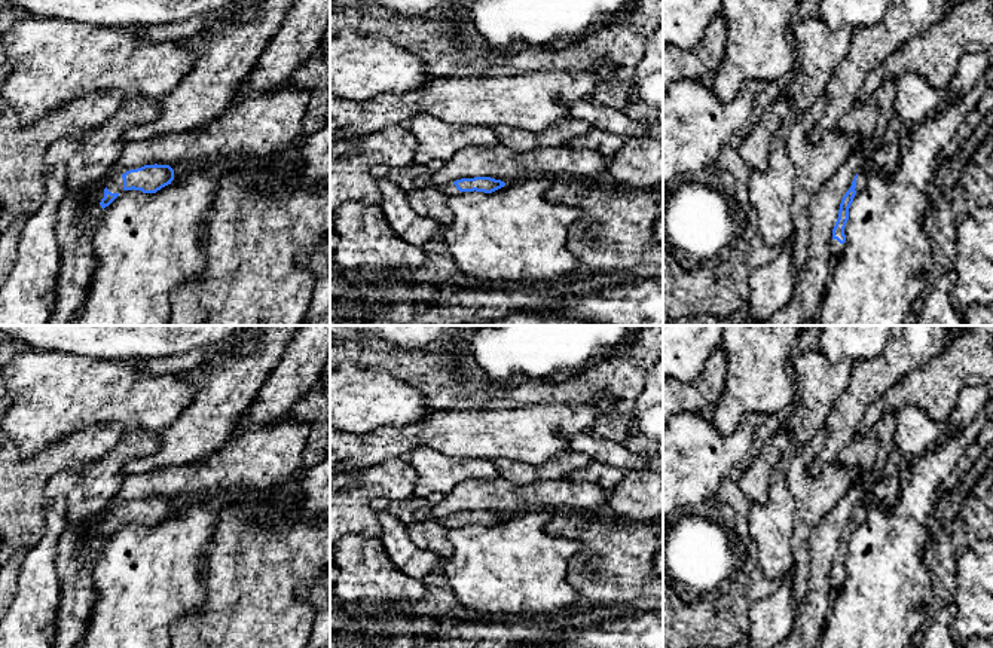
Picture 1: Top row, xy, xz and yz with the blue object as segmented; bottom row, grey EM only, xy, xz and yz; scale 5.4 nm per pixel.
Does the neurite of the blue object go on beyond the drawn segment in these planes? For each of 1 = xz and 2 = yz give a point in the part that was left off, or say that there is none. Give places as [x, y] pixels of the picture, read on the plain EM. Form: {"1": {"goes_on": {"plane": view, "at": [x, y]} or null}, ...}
{"1": {"goes_on": {"plane": "xz", "at": [431, 535]}}, "2": {"goes_on": {"plane": "yz", "at": [885, 492]}}}

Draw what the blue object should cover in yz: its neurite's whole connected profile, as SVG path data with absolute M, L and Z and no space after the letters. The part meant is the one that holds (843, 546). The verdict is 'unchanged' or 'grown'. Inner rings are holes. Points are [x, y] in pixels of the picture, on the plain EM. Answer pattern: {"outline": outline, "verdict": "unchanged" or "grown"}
{"outline": "M890 452L886 467L876 482L874 487L865 493L861 504L855 508L850 522L841 532L838 551L832 562L831 587L837 592L841 590L846 568L844 560L849 553L849 541L853 535L856 525L865 517L867 511L874 505L890 507L899 492L899 458L895 452Z", "verdict": "grown"}

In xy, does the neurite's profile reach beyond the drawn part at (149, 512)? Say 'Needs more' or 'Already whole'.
Needs more

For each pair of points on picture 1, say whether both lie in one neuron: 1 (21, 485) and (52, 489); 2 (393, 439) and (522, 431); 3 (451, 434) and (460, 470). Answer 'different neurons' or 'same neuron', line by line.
1: different neurons
2: same neuron
3: different neurons

